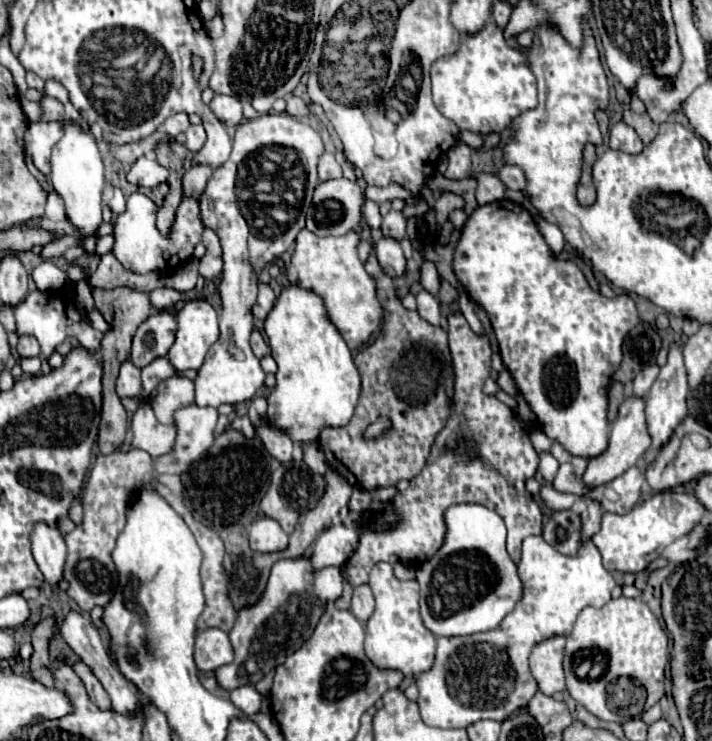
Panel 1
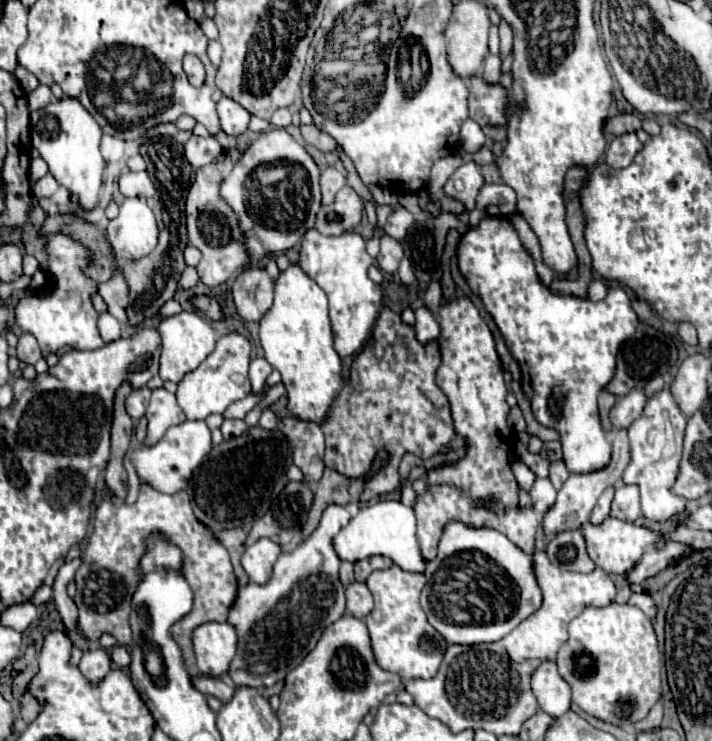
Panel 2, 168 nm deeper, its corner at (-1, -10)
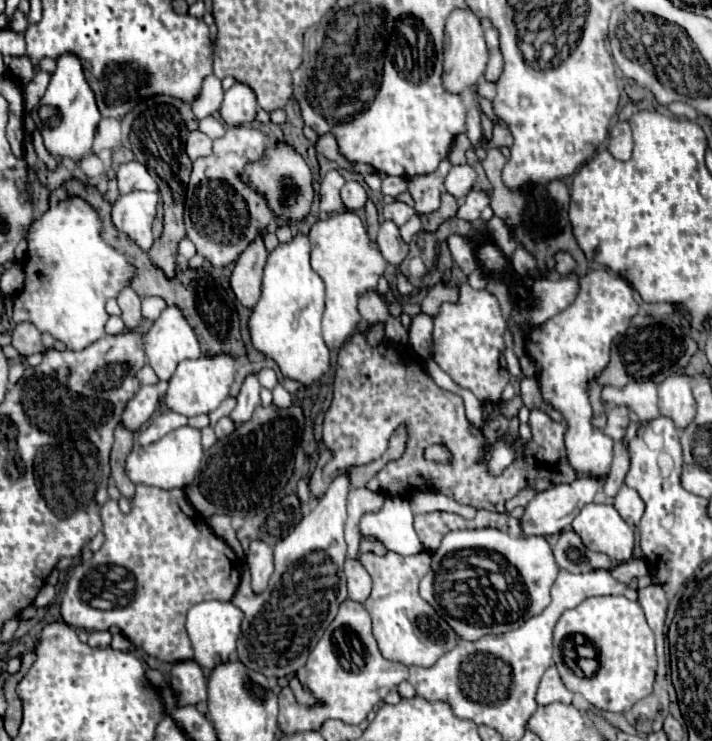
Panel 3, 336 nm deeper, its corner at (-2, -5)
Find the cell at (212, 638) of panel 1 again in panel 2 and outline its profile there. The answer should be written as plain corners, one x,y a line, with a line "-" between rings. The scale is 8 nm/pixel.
217,621
201,623
193,629
193,651
197,667
203,675
221,677
235,655
237,633
235,627

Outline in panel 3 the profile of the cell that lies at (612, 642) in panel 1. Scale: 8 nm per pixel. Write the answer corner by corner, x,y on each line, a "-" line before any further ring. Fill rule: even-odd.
600,596
586,598
580,606
566,610
554,628
554,664
560,672
564,686
582,694
594,708
602,712
626,712
634,702
652,694
656,676
656,650
654,632
646,624
642,606
626,596
-
582,634
598,656
600,668
588,678
576,664
576,658
566,654
566,642

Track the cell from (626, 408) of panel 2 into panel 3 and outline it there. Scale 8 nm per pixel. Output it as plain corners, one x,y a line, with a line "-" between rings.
610,406
608,408
608,424
604,432
614,440
622,440
626,436
626,430
630,426
630,410
628,406

